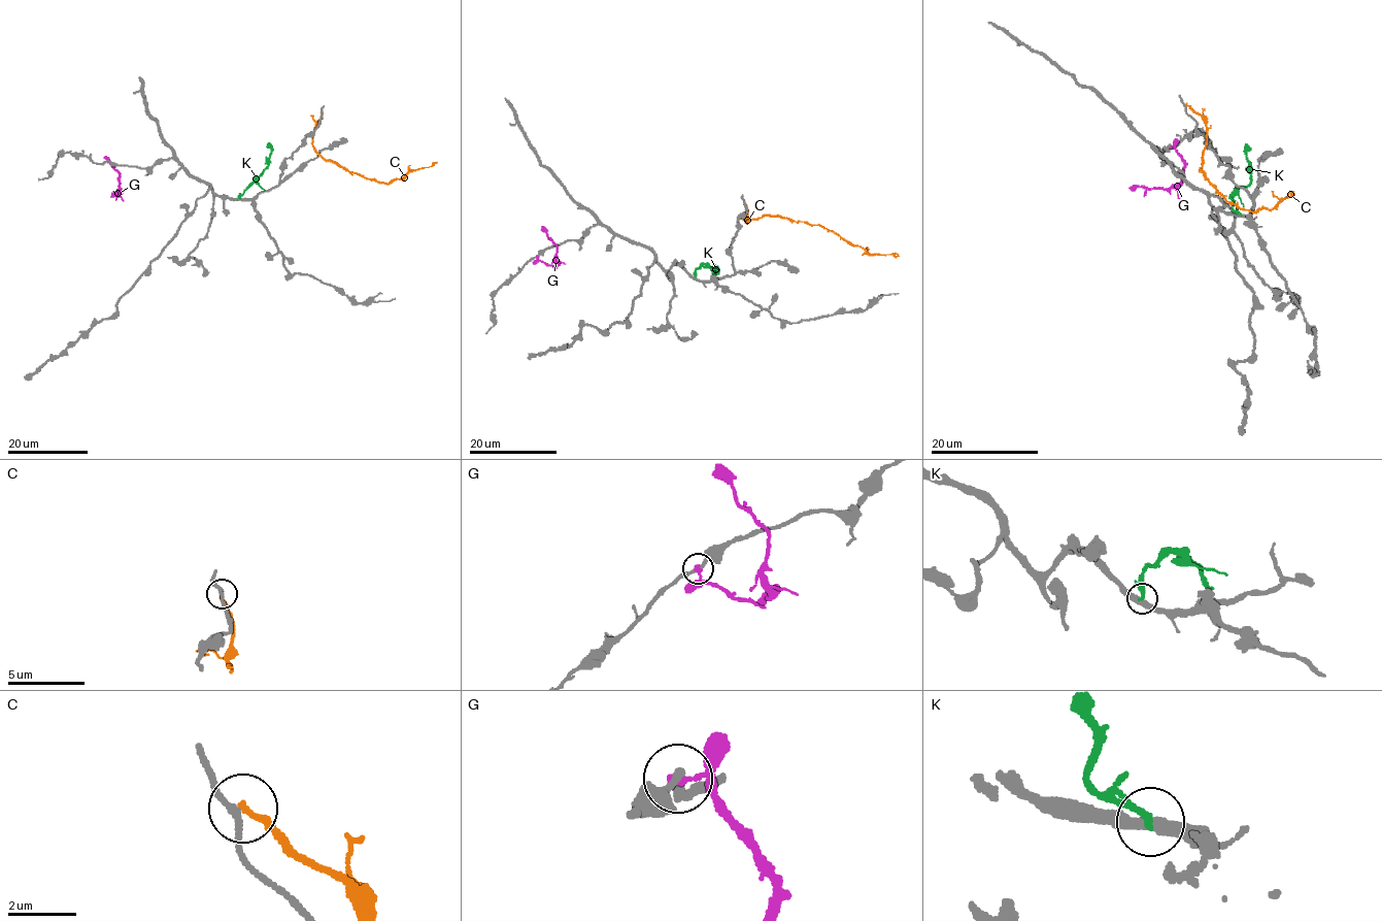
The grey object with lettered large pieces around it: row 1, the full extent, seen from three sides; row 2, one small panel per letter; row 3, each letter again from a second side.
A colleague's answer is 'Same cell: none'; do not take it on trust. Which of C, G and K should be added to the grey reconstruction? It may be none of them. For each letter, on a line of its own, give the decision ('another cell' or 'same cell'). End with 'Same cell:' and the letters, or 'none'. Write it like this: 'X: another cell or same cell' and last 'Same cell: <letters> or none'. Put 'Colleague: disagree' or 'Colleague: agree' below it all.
C: another cell
G: another cell
K: another cell
Same cell: none
Colleague: agree

